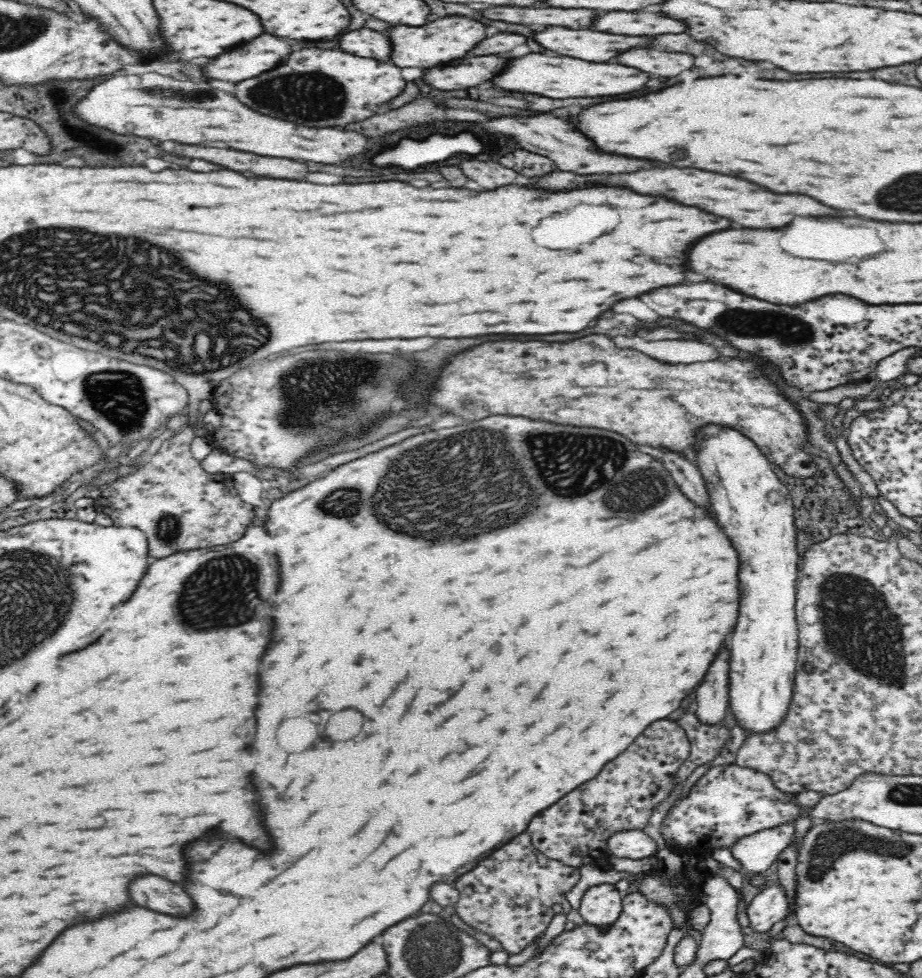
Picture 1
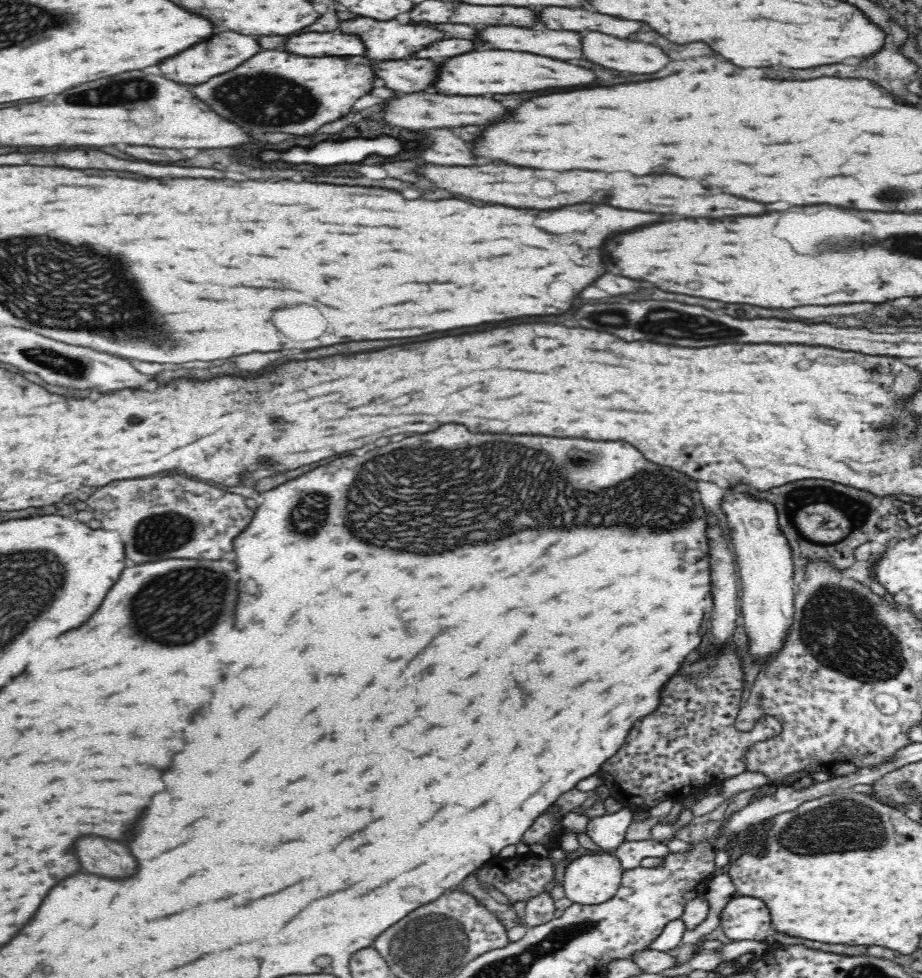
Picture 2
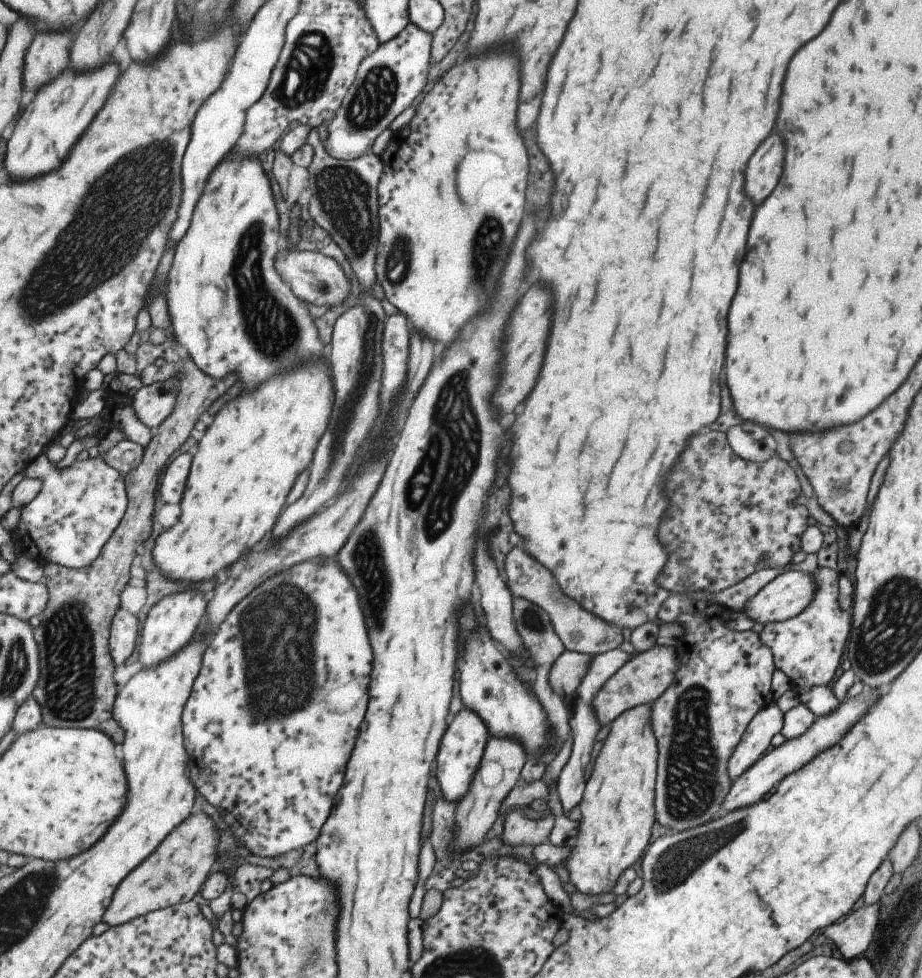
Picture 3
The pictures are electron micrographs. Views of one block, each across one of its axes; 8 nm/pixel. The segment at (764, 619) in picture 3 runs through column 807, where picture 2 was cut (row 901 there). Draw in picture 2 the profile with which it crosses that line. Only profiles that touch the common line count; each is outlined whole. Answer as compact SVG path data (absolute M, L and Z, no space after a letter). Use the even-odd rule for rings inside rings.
M600 848L600 850L592 850L588 854L580 854L572 860L568 860L562 884L564 884L566 896L574 904L598 906L598 904L610 900L618 892L620 882L622 882L622 874L624 874L624 868L622 868L620 858L614 852L608 852L608 850Z

